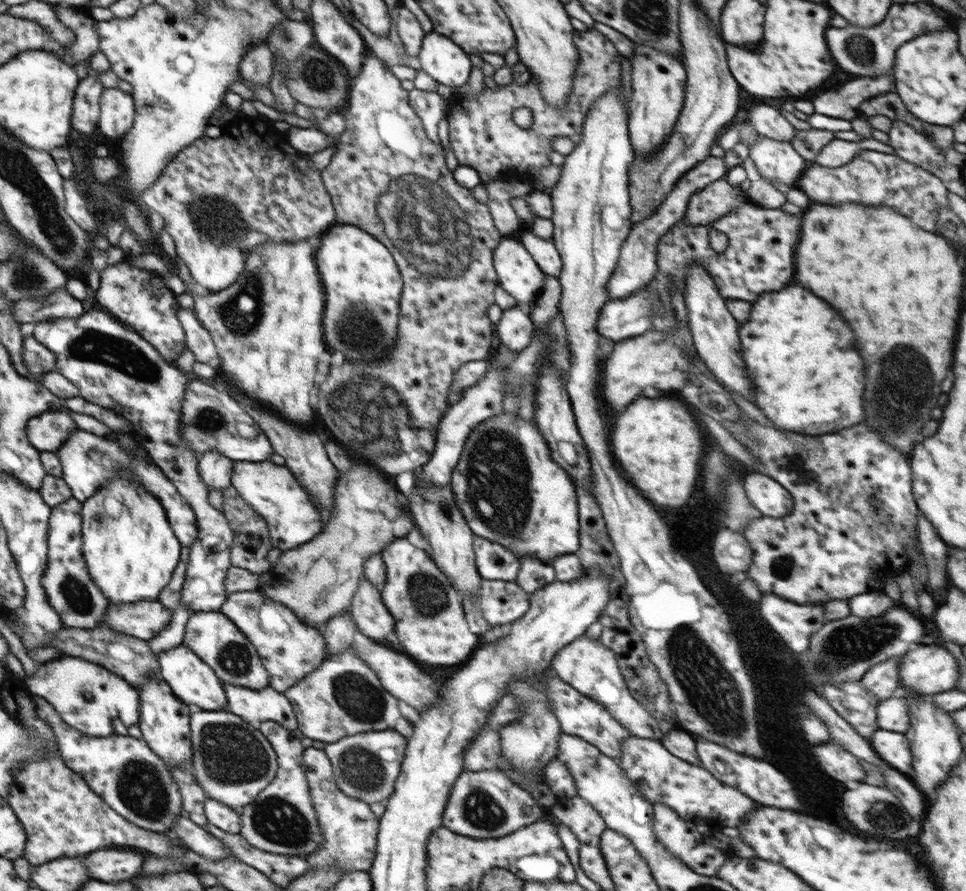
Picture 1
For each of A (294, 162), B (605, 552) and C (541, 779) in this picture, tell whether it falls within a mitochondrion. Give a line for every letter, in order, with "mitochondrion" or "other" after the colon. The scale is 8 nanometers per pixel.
A: other
B: other
C: other

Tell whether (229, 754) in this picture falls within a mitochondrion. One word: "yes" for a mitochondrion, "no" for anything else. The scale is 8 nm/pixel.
yes

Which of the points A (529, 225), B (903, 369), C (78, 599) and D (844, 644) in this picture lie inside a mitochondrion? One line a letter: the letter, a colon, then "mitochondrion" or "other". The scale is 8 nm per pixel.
A: other
B: mitochondrion
C: mitochondrion
D: mitochondrion

